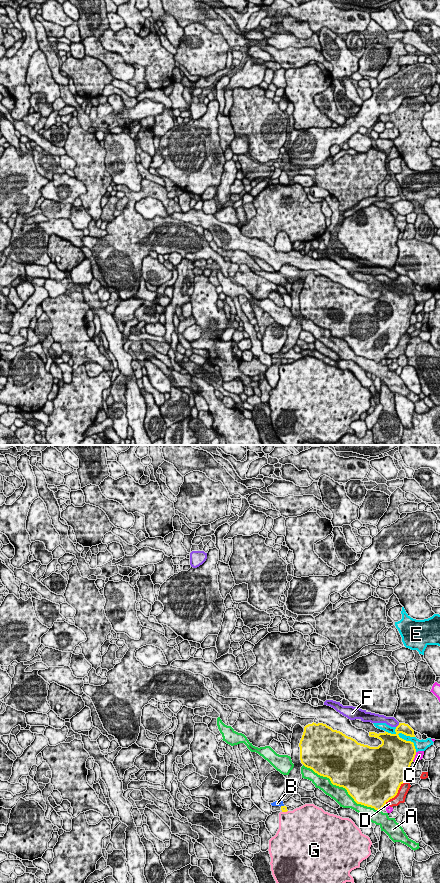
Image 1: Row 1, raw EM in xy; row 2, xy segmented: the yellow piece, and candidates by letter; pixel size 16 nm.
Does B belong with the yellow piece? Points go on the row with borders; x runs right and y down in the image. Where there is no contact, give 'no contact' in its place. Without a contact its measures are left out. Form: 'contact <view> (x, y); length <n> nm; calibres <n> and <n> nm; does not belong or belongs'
contact xy (281, 806); length 70 nm; calibres 100 and 100 nm; does not belong

